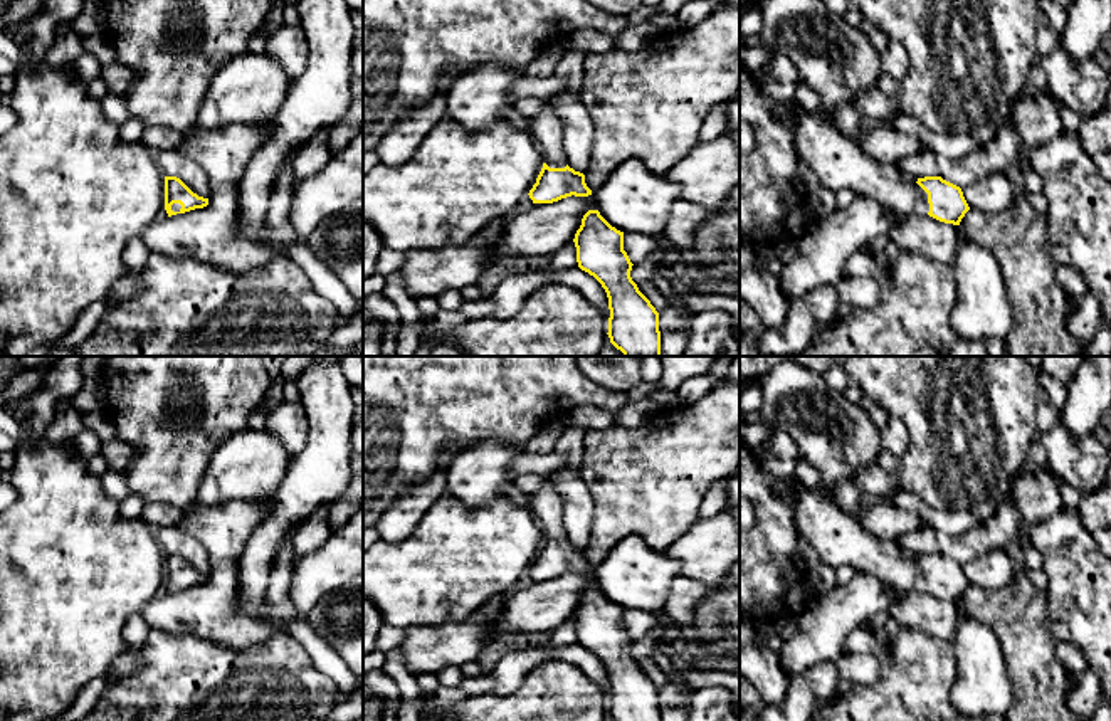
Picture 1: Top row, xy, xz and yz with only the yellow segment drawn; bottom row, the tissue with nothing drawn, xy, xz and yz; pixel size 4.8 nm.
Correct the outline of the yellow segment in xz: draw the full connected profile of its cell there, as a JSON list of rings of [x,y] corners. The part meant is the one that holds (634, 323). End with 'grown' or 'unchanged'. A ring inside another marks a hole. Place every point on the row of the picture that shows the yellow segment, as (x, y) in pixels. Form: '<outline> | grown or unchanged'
[[[588,210],[575,234],[578,267],[593,276],[608,297],[608,338],[624,356],[661,356],[659,313],[630,277],[632,262],[624,250],[624,232],[612,227],[598,210]]] | unchanged

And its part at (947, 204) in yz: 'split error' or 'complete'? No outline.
split error

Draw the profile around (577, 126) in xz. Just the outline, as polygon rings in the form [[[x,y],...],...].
[[[555,94],[556,116],[563,128],[565,161],[575,171],[583,173],[593,148],[593,123],[577,94]]]

